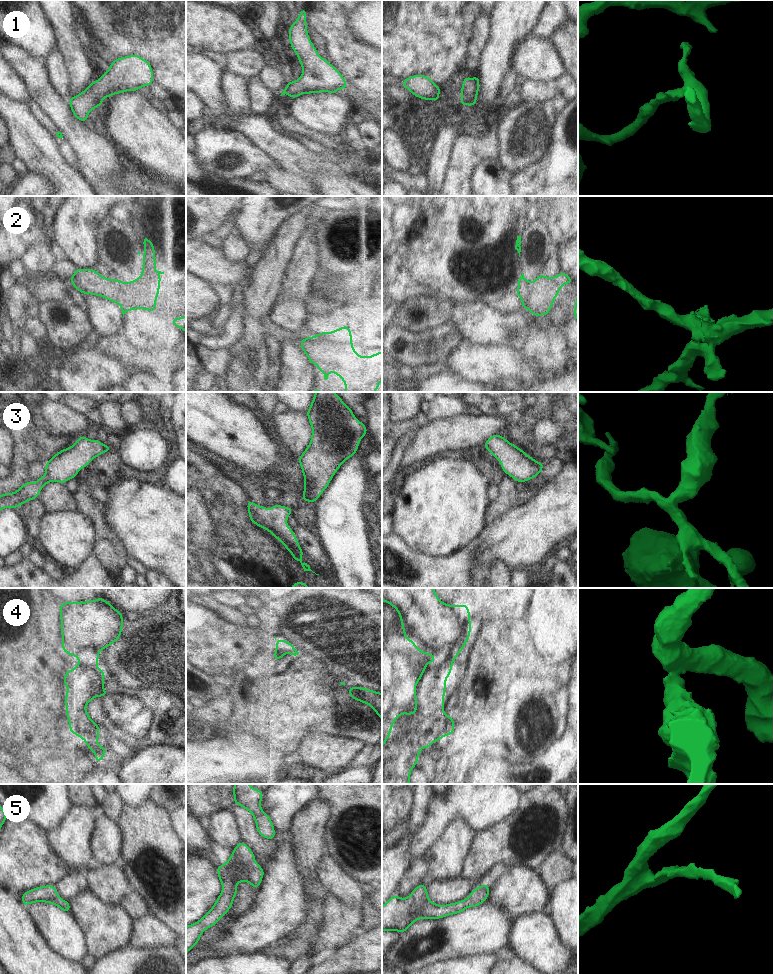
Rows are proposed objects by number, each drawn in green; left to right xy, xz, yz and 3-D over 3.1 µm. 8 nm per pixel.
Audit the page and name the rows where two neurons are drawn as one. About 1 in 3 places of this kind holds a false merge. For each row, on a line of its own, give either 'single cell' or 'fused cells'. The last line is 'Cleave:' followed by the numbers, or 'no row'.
1: single cell
2: single cell
3: single cell
4: fused cells
5: single cell
Cleave: 4

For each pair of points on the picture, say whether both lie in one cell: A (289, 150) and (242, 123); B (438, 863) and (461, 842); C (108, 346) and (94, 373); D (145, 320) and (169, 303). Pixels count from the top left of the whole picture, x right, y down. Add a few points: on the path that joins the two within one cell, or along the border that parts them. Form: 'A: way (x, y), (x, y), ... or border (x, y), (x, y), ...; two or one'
A: way (277, 147), (254, 127); one
B: way (444, 857), (455, 846); one
C: border (92, 348), (115, 357), (124, 366); two
D: border (155, 310), (170, 323); two

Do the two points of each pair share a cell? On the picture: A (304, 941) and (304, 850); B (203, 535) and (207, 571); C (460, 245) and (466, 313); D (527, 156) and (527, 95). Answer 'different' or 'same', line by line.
A: same
B: same
C: different
D: different

